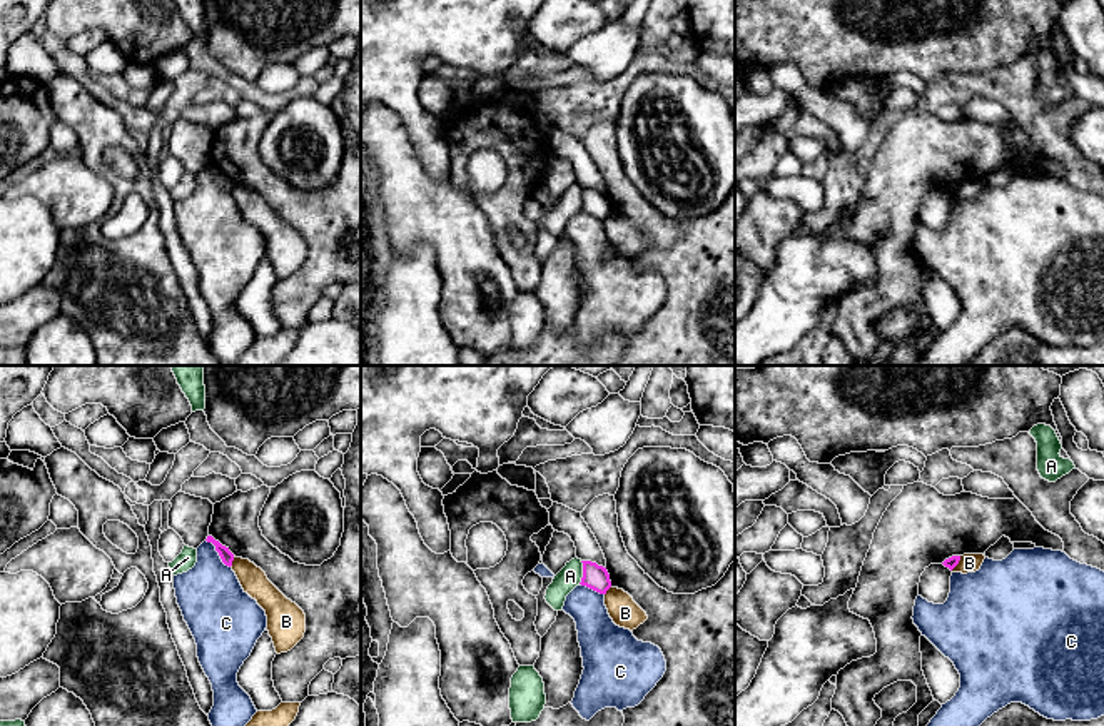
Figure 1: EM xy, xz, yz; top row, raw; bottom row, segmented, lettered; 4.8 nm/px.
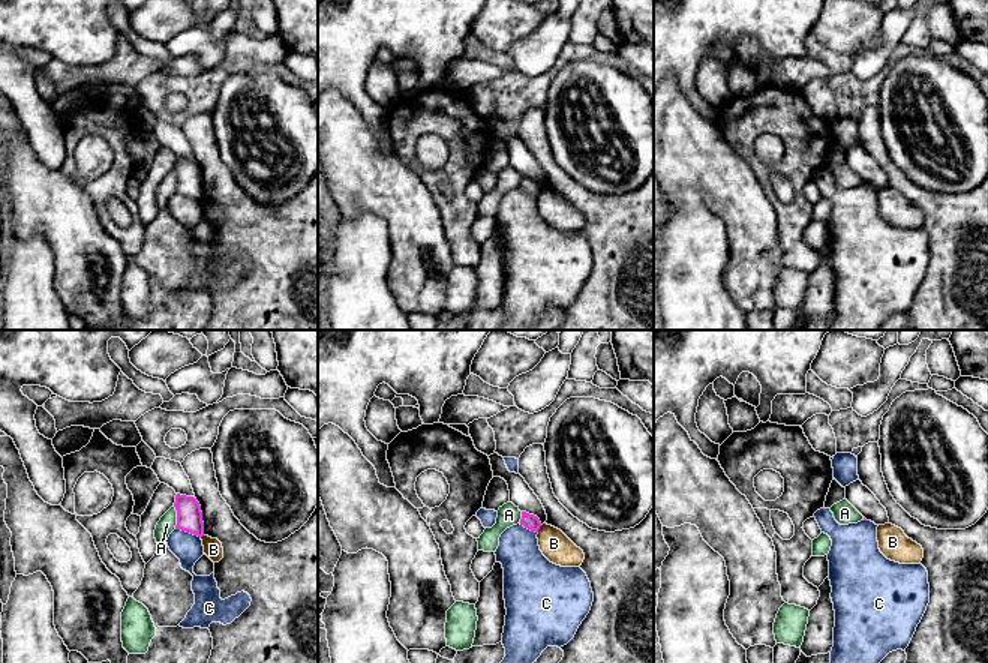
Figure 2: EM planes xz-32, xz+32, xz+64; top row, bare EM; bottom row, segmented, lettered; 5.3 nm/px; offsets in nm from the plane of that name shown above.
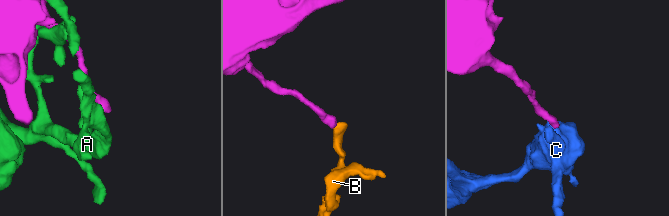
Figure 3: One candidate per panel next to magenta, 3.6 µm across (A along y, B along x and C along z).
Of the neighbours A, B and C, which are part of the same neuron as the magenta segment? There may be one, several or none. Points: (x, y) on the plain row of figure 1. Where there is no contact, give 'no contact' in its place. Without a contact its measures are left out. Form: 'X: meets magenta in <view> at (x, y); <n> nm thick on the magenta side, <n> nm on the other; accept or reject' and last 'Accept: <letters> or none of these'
A: meets magenta in xz at (583, 199); 120 nm thick on the magenta side, 110 nm on the other; reject
B: meets magenta in xy at (232, 186); 60 nm thick on the magenta side, 130 nm on the other; reject
C: meets magenta in xy at (217, 177); 60 nm thick on the magenta side, 320 nm on the other; reject
Accept: none of these

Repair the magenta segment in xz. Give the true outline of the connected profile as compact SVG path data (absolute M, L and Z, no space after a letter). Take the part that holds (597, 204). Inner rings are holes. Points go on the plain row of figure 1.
M581 187L581 189L583 189L583 204L580 210L600 220L606 220L606 217L611 214L606 194L598 192L596 189L591 187Z

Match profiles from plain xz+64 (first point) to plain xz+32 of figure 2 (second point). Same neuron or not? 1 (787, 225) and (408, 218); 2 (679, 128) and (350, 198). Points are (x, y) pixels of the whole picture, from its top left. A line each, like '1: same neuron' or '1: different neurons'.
1: different neurons
2: same neuron

